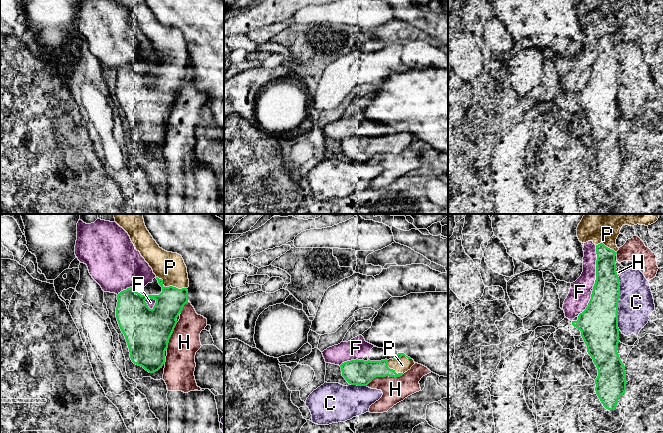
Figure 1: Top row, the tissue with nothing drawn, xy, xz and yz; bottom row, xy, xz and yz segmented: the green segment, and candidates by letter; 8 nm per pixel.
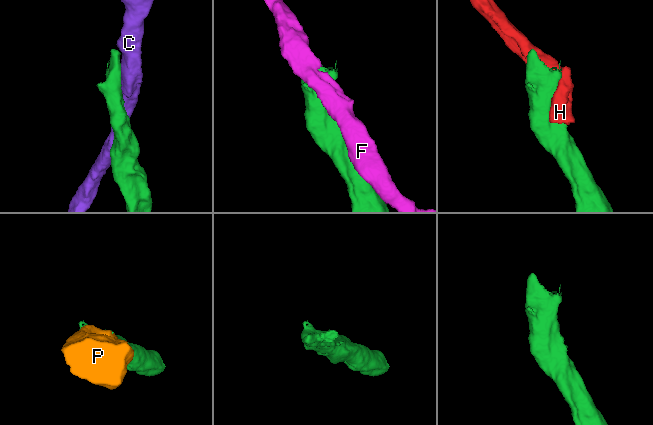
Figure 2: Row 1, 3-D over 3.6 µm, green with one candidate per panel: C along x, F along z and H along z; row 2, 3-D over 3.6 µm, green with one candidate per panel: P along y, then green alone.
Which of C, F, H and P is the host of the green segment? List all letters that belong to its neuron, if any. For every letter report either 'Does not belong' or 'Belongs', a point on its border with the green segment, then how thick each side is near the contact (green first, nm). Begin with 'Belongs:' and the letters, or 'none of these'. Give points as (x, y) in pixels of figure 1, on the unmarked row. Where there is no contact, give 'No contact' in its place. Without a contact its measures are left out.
Belongs: P
C: Does not belong. Touches green at yz (617, 79). Thickness 320 nm (green) against 280 nm
F: Does not belong. Touches green at yz (596, 42). Thickness 220 nm (green) against 180 nm
H: Does not belong. Touches green at xz (384, 152). Thickness 200 nm (green) against 200 nm
P: Belongs. Touches green at xz (392, 145). Thickness 200 nm (green) against 120 nm

